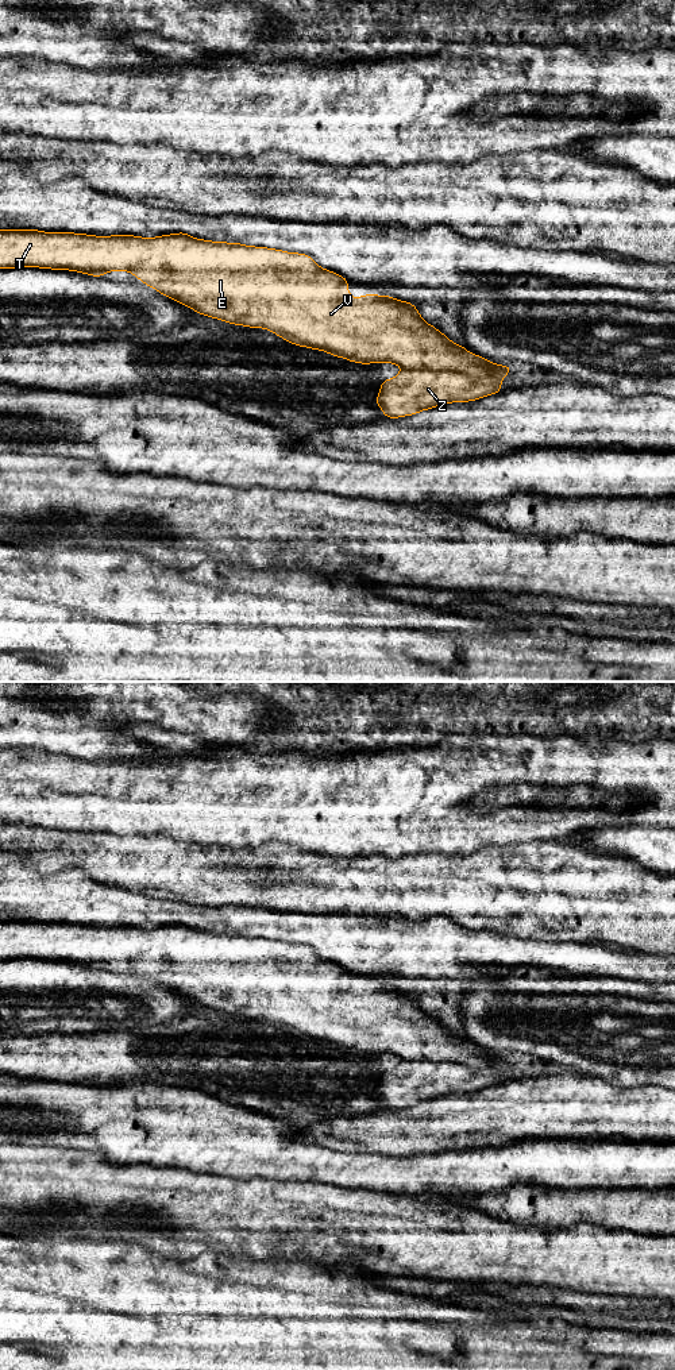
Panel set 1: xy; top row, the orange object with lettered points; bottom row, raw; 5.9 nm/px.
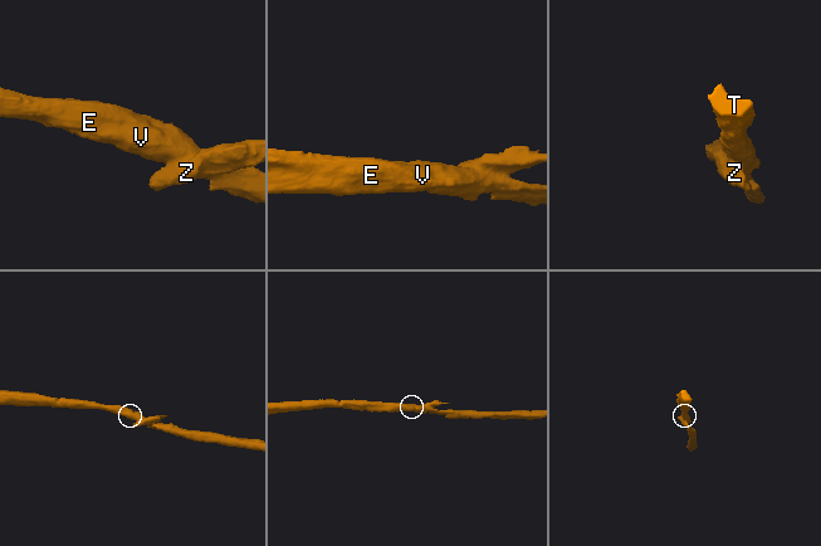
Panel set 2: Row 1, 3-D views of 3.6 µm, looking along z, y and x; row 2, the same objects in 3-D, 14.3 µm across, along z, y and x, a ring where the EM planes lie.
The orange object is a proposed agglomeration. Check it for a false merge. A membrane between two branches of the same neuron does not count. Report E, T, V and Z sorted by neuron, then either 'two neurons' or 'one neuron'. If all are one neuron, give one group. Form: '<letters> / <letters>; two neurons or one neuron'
E T V / Z; two neurons

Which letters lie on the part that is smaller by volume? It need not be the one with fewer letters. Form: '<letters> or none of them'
Z

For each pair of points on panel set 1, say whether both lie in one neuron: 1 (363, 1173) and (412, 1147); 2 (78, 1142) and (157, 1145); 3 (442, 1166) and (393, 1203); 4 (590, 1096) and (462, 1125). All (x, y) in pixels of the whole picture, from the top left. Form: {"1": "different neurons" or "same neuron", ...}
{"1": "different neurons", "2": "same neuron", "3": "different neurons", "4": "same neuron"}

